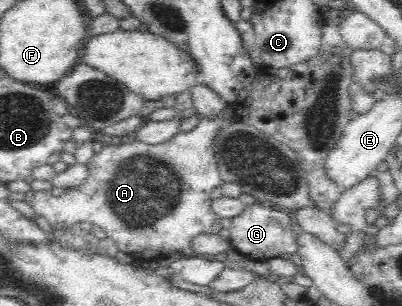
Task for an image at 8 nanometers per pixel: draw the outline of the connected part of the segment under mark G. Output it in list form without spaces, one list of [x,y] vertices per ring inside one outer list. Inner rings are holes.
[[[255,202],[231,218],[229,227],[229,242],[245,258],[252,260],[267,260],[282,256],[282,254],[296,253],[296,233],[292,230],[294,220],[287,211],[266,208]]]

